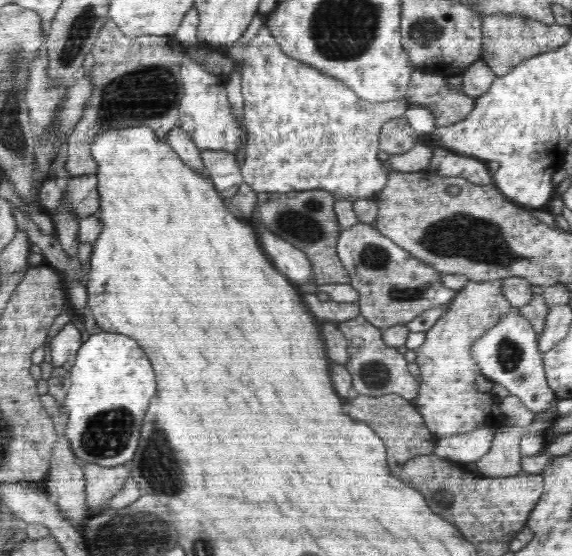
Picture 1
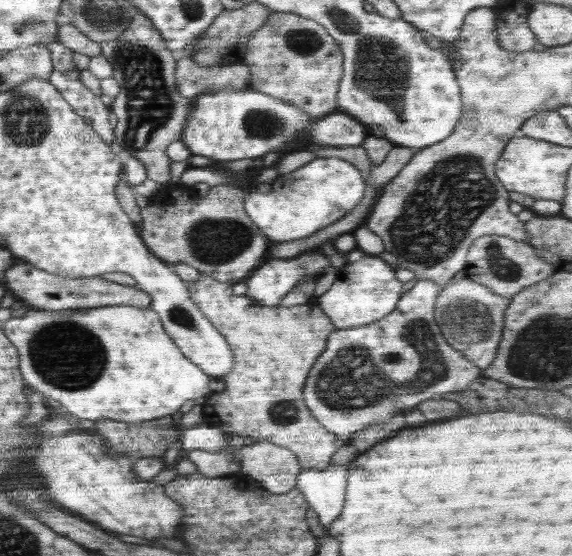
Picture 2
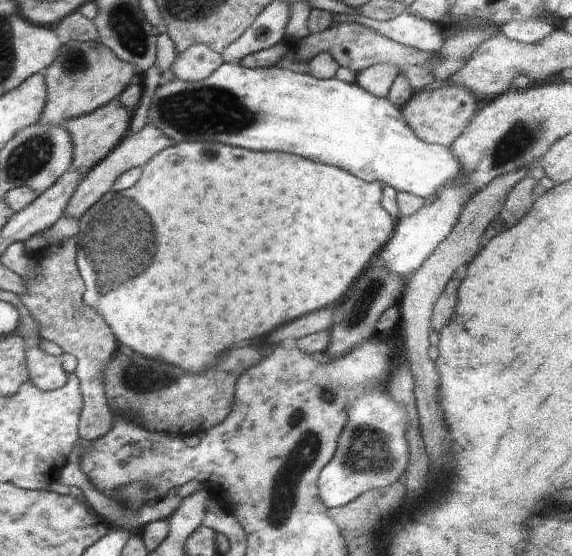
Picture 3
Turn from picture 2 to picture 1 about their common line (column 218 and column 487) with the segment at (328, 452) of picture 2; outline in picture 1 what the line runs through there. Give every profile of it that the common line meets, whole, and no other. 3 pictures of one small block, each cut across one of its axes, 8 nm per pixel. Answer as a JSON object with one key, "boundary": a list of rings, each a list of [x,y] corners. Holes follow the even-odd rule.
{"boundary":[[[501,280],[469,281],[457,291],[448,310],[426,331],[424,344],[413,350],[420,372],[419,393],[409,401],[437,439],[484,427],[486,418],[497,414],[497,399],[491,393],[482,393],[476,388],[476,378],[482,376],[482,371],[470,350],[482,334],[496,326],[496,322],[512,312],[512,308],[502,293]]]}

